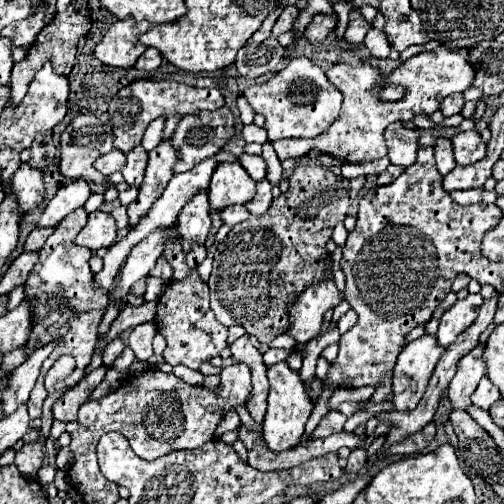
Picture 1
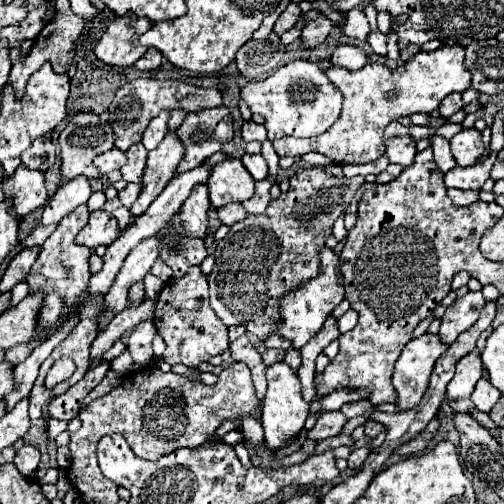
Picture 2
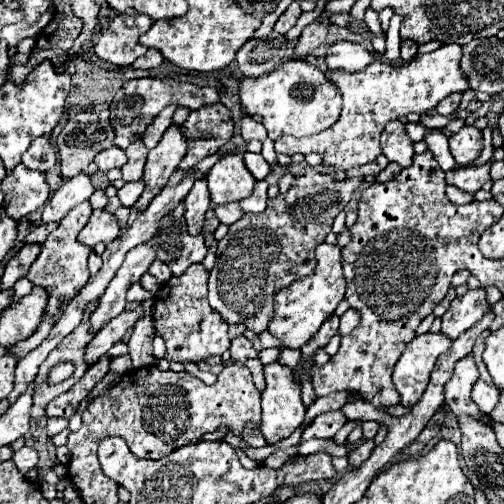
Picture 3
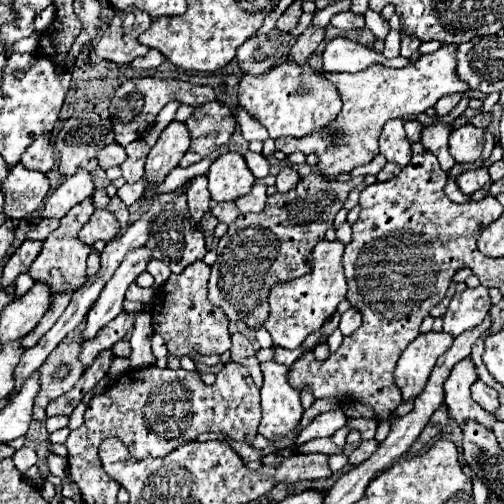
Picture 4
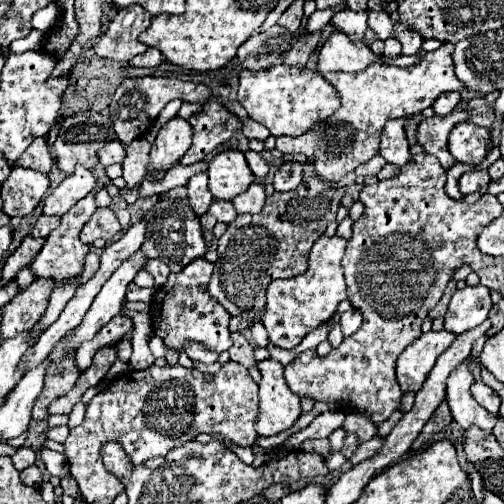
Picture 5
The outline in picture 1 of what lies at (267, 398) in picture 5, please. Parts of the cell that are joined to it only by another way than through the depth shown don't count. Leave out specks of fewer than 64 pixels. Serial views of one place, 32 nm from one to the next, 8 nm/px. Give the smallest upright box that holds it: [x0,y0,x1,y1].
[262,362,312,452]

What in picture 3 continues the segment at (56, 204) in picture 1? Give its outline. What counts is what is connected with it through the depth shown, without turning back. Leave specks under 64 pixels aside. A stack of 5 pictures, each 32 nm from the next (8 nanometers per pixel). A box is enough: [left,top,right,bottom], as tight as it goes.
[42,172,94,222]

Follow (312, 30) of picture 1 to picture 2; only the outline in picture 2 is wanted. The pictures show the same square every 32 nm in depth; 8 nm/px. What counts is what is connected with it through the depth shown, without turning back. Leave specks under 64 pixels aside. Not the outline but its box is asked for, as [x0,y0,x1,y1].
[300,14,334,50]

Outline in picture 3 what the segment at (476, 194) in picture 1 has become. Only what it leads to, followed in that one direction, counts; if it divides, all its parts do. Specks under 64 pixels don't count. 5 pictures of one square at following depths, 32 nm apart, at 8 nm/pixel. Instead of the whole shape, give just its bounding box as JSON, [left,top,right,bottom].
[446,186,474,204]

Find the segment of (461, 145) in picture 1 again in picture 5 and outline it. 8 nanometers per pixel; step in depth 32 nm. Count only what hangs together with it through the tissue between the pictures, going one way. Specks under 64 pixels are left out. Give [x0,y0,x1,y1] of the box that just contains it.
[448,122,492,166]

